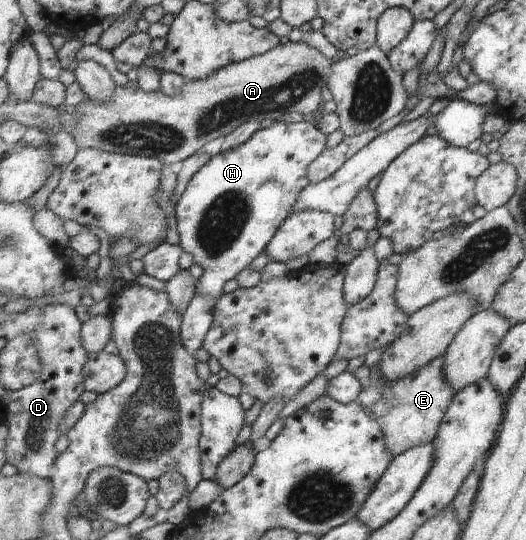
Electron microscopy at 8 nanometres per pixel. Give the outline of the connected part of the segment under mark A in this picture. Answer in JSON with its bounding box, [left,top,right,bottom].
[74,42,332,167]

